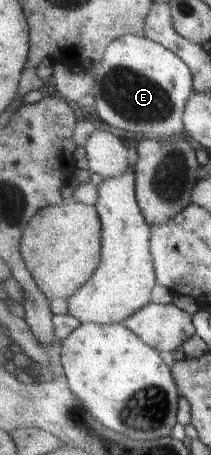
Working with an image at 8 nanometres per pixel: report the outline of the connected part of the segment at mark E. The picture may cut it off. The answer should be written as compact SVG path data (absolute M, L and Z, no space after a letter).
M135 34L122 36L108 47L107 54L96 73L95 106L98 114L108 120L114 128L127 130L136 137L174 138L185 133L185 111L188 101L195 94L194 74L187 61L182 60L172 49L158 44L150 38Z

